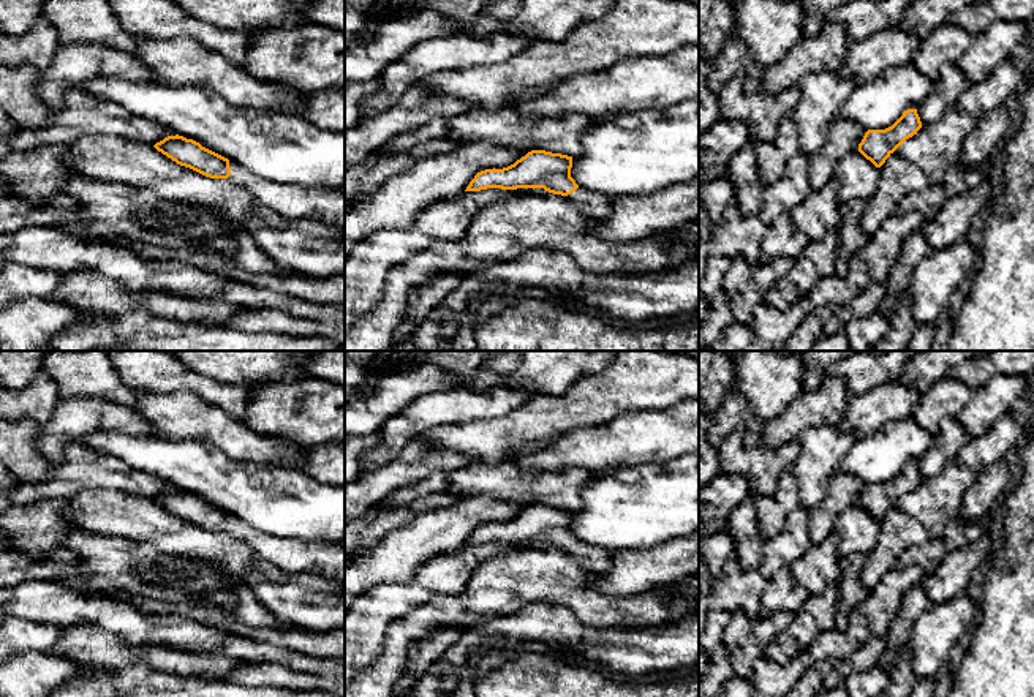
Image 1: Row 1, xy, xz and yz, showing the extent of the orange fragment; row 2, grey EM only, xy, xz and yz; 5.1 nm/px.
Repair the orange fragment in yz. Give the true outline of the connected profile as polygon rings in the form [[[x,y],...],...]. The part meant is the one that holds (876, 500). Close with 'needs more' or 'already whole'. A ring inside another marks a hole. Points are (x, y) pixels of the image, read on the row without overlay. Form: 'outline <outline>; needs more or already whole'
outline [[[908,463],[903,469],[885,484],[868,484],[859,498],[859,506],[870,514],[876,522],[881,522],[885,514],[909,492],[922,482],[917,463]]]; already whole

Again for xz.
outline [[[531,504],[508,522],[477,526],[465,545],[544,542],[549,547],[564,550],[582,567],[598,574],[607,571],[613,553],[579,541],[571,531],[571,522],[572,511]]]; needs more

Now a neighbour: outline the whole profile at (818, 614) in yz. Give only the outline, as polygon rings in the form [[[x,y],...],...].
[[[835,582],[821,594],[808,597],[805,605],[795,612],[791,629],[768,643],[765,656],[783,665],[792,662],[819,632],[835,627],[836,612],[838,583]]]

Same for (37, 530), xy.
[[[43,499],[36,504],[9,506],[0,514],[5,547],[33,558],[51,553],[62,545],[63,534],[74,528],[63,515],[66,501]]]

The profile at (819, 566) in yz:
[[[833,531],[822,544],[811,544],[805,555],[791,566],[794,577],[811,596],[821,594],[830,583],[838,582],[838,544],[840,537]]]

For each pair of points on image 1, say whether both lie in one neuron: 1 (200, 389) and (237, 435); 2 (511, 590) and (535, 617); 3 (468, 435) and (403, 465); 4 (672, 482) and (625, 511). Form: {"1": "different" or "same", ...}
{"1": "different", "2": "different", "3": "different", "4": "same"}

